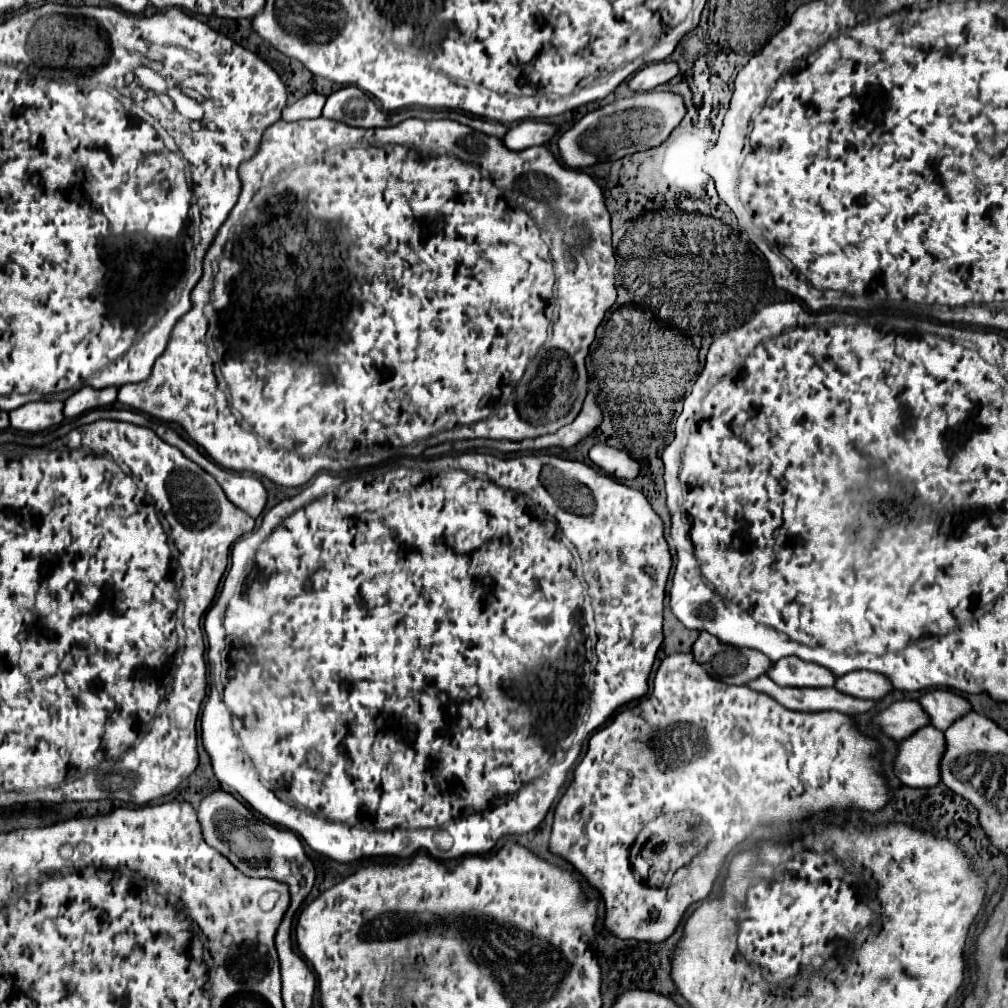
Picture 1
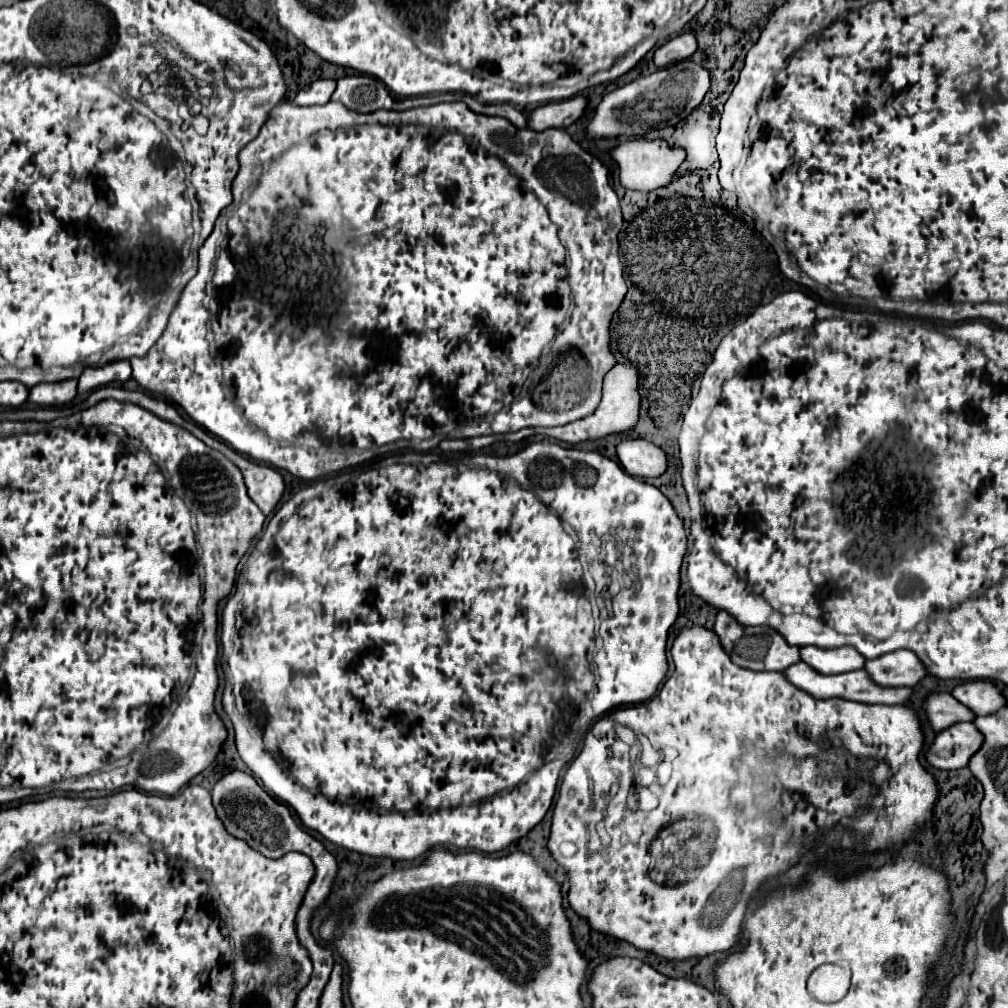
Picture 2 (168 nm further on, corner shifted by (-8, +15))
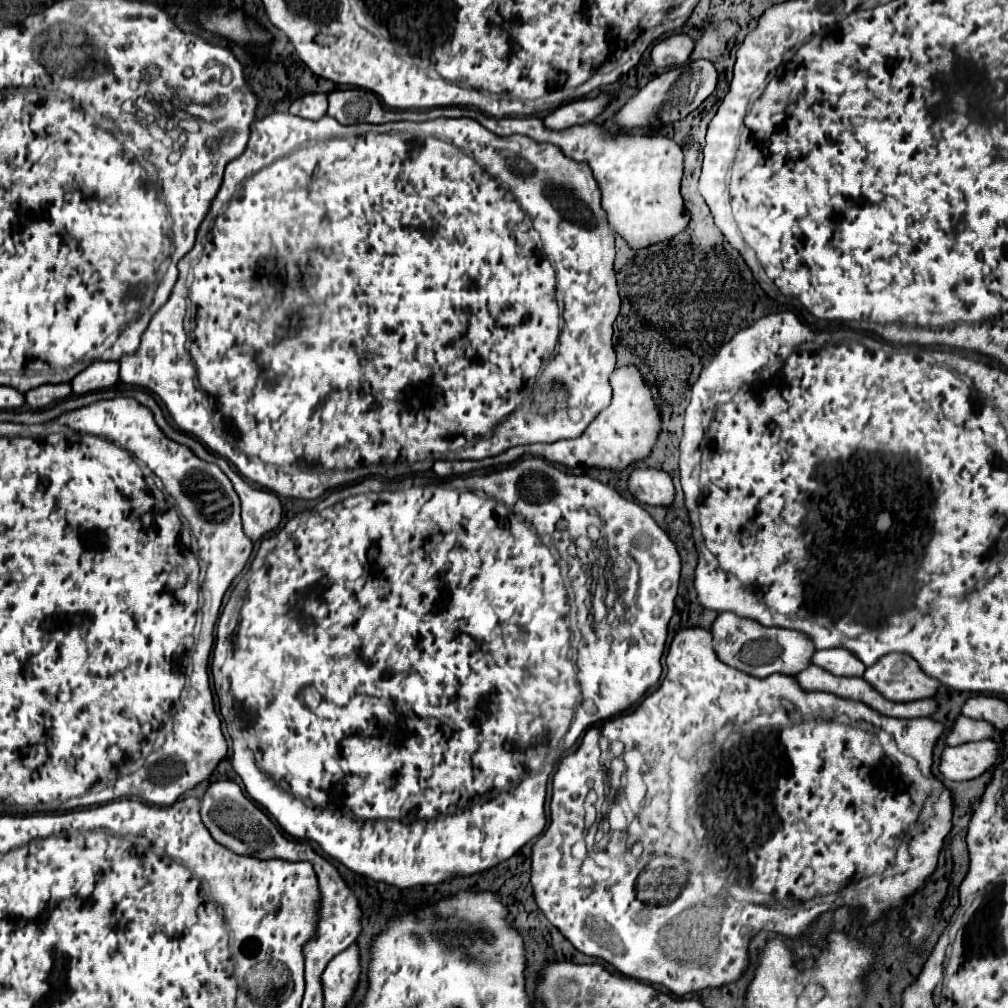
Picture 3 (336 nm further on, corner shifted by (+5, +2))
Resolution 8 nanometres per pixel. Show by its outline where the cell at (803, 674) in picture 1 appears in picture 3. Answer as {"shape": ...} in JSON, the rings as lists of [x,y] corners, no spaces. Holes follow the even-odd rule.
{"shape":[[[841,648],[817,650],[811,656],[811,664],[831,672],[833,676],[861,676],[865,672],[863,662],[859,662],[859,658],[853,658],[853,654]]]}

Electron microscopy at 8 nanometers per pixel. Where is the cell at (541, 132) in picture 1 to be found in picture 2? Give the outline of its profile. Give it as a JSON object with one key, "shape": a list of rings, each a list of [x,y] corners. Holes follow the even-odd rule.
{"shape":[[[576,95],[572,99],[558,103],[546,103],[532,111],[528,127],[534,131],[544,131],[550,127],[568,127],[584,115],[586,107],[588,107],[588,97],[584,95]]]}

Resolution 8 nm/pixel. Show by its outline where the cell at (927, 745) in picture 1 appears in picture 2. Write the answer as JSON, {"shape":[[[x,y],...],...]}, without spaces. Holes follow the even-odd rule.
{"shape":[[[956,723],[936,735],[926,759],[938,769],[962,769],[980,747],[982,733],[974,729],[974,723]]]}

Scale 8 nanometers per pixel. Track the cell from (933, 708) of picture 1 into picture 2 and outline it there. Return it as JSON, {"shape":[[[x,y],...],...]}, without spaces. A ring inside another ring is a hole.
{"shape":[[[968,681],[958,685],[952,695],[970,707],[976,715],[996,713],[1000,707],[1006,707],[1006,699],[1000,689],[990,681]]]}

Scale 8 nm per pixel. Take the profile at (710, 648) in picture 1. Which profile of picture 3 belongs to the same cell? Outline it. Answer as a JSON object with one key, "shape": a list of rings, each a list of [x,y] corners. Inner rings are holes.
{"shape":[[[721,612],[713,626],[713,650],[717,658],[745,674],[751,674],[755,678],[767,678],[771,674],[799,674],[809,666],[809,654],[813,654],[813,644],[805,634],[795,630],[781,630],[781,628],[765,628],[757,626],[753,620],[735,618],[735,614]]]}

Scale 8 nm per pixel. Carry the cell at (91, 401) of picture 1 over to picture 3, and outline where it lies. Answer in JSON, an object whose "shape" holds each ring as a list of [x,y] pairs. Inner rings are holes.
{"shape":[[[93,362],[81,374],[71,380],[73,394],[81,396],[93,390],[111,388],[119,380],[119,362]]]}

